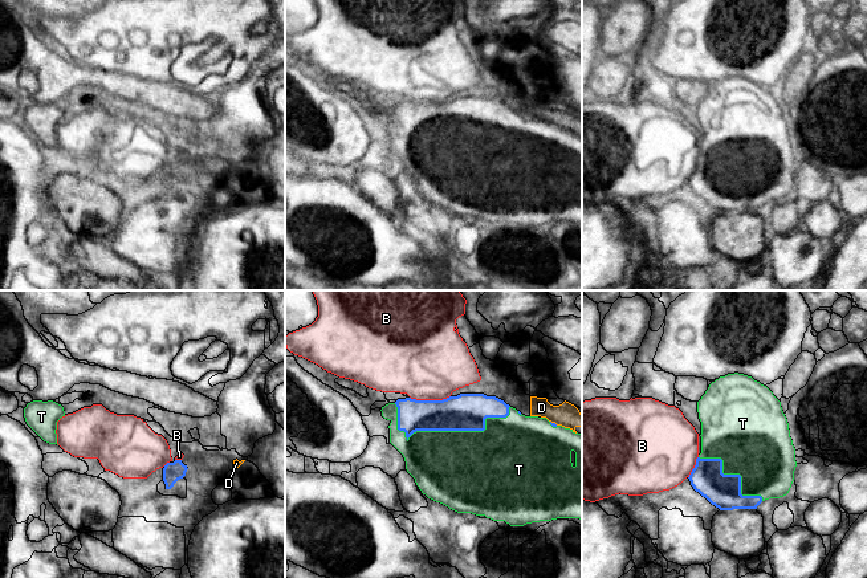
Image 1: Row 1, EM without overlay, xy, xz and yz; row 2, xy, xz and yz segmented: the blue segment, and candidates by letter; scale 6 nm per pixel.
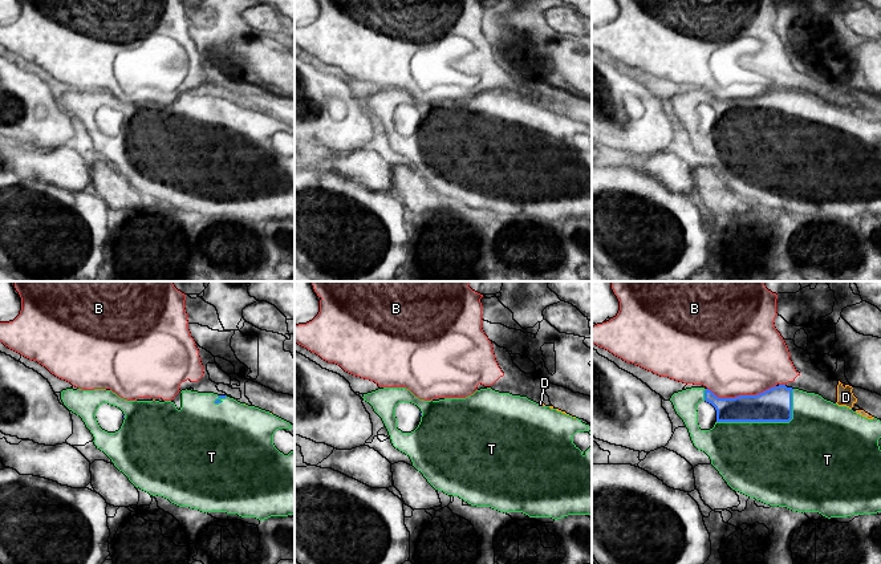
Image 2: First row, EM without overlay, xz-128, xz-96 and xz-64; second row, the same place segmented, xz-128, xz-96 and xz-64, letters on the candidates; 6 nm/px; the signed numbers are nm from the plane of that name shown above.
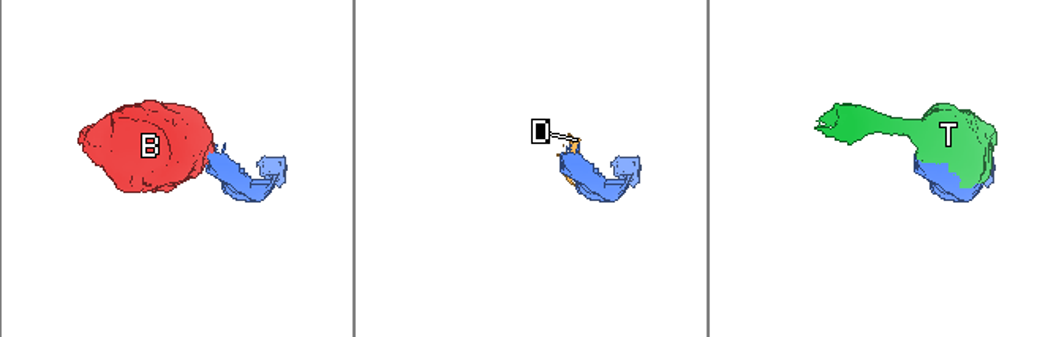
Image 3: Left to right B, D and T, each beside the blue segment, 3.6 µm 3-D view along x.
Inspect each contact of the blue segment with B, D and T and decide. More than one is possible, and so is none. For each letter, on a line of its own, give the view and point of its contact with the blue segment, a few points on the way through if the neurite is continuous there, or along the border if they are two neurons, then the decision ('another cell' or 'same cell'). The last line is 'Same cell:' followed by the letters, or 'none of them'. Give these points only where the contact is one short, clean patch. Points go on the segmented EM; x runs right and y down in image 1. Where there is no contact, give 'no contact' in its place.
B: contact xz (430, 401); border xz (450, 395), (442, 399), (410, 398); another cell
D: contact xz (554, 423); border xz (550, 420), (557, 424); another cell
T: contact xz (447, 430); same cell
Same cell: T

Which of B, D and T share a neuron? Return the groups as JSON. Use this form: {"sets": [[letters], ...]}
{"sets": [["B", "D"], ["T"]]}

